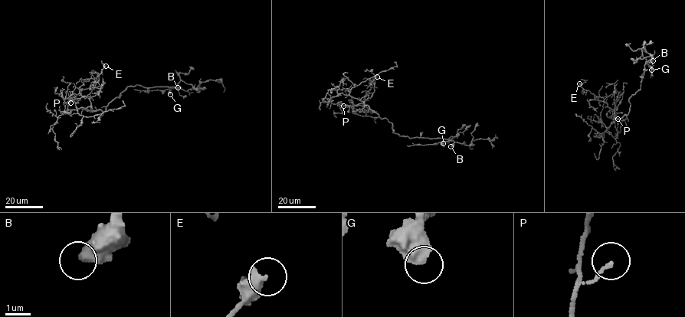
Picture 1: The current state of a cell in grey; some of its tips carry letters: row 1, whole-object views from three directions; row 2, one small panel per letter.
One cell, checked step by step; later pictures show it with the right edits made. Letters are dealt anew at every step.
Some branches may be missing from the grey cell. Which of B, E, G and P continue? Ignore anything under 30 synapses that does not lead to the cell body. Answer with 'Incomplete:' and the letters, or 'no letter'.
Incomplete: no letter

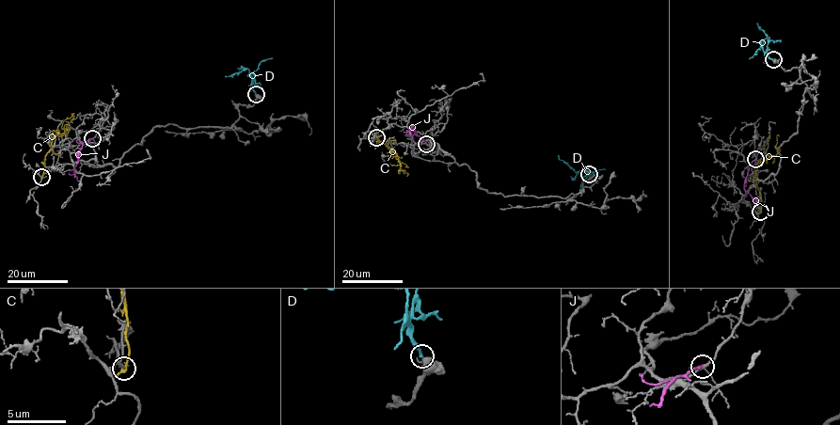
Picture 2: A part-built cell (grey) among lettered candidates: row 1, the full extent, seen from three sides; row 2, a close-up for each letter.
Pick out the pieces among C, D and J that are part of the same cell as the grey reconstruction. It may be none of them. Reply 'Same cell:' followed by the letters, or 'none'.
Same cell: none

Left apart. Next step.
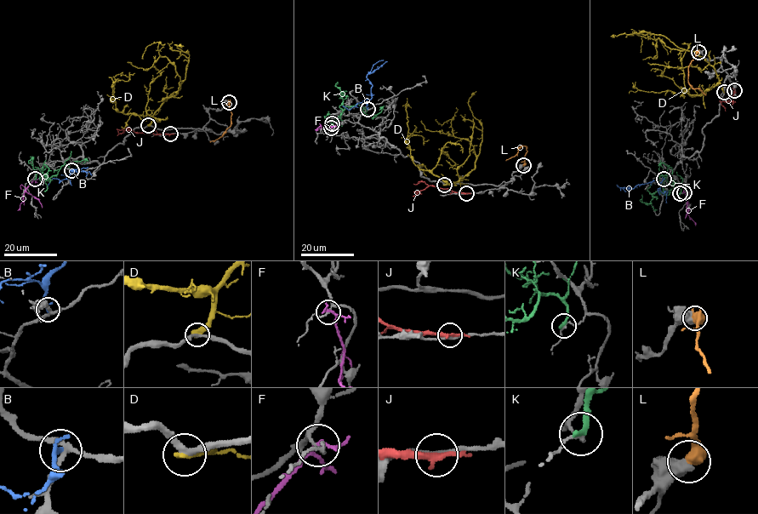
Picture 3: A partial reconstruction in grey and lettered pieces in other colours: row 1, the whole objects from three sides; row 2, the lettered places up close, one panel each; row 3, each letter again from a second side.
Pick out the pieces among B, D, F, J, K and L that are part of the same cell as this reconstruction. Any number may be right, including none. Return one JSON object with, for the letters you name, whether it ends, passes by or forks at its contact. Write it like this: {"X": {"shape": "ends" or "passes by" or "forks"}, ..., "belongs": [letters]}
{"belongs": []}

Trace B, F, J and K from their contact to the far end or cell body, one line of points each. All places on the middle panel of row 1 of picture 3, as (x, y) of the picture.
B: (367, 109), (372, 83), (367, 76), (387, 61)
F: (331, 127), (323, 127), (335, 125), (339, 119)
J: (466, 193), (431, 185), (420, 191), (420, 193), (413, 191)
K: (331, 122), (339, 119), (346, 106), (358, 105), (370, 116), (378, 115), (381, 108), (378, 110)

